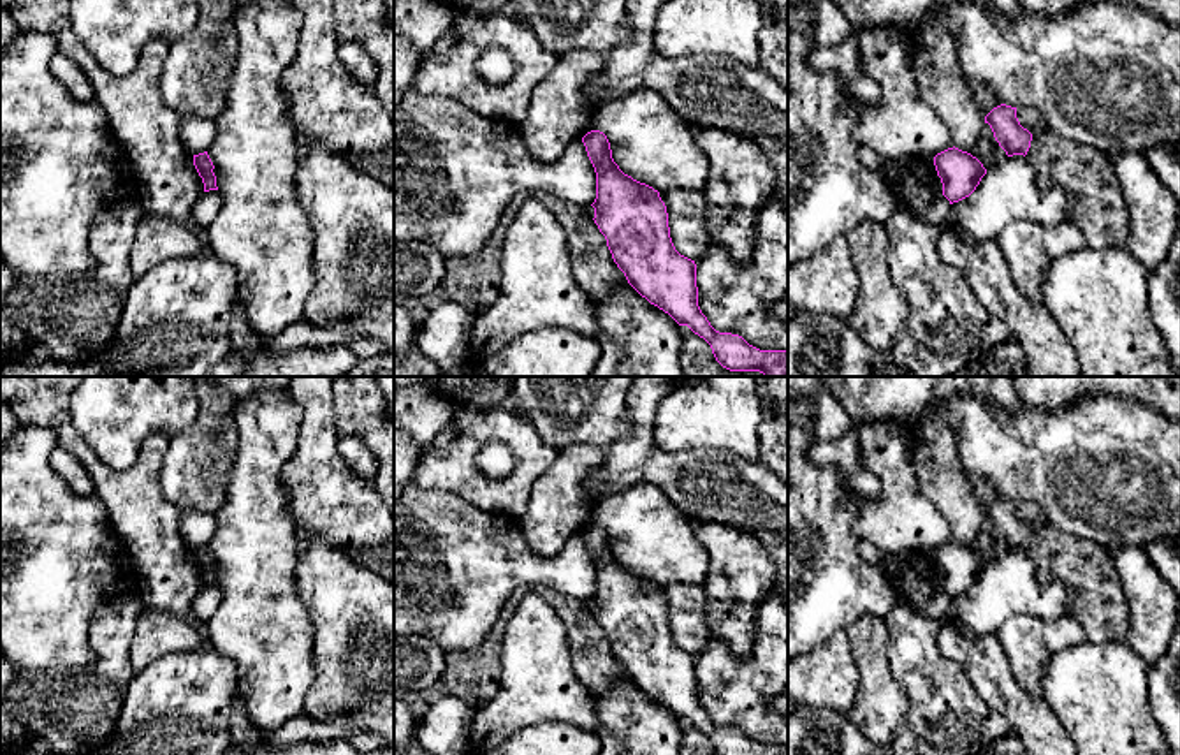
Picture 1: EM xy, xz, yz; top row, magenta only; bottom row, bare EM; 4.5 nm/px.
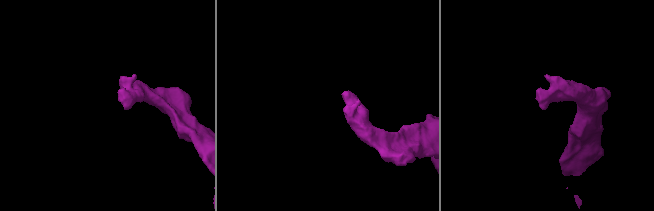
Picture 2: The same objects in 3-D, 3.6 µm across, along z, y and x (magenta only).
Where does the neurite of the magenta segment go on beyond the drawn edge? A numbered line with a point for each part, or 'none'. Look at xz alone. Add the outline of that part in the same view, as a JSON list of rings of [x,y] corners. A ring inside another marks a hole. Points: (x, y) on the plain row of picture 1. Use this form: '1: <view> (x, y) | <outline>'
none

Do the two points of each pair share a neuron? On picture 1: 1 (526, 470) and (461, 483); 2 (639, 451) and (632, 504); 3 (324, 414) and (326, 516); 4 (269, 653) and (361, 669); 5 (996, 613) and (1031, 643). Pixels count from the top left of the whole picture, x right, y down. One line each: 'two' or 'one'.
1: one
2: two
3: one
4: two
5: two

